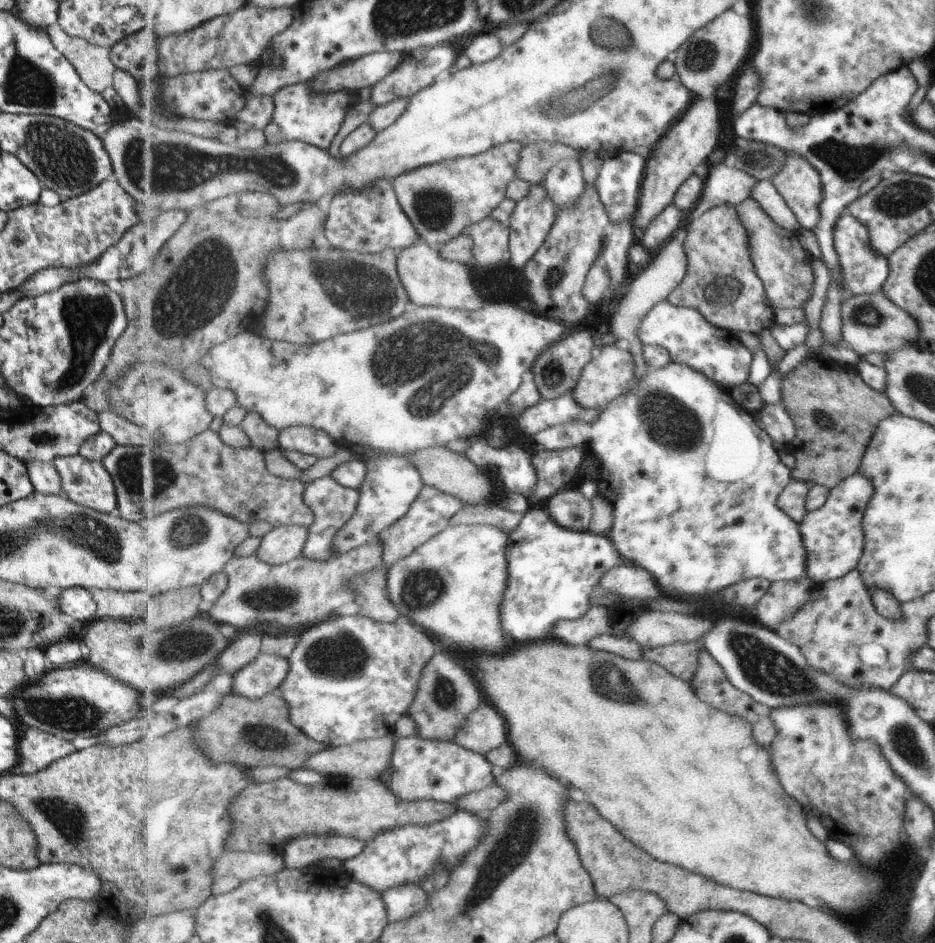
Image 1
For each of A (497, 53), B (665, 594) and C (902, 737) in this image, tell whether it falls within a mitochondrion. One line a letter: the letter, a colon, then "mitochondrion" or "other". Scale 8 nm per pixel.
A: other
B: other
C: mitochondrion

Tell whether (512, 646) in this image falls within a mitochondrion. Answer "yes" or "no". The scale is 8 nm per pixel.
no

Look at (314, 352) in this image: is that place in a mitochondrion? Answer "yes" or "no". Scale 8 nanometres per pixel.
no

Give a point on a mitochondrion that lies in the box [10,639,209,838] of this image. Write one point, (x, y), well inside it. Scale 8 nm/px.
(70, 714)

